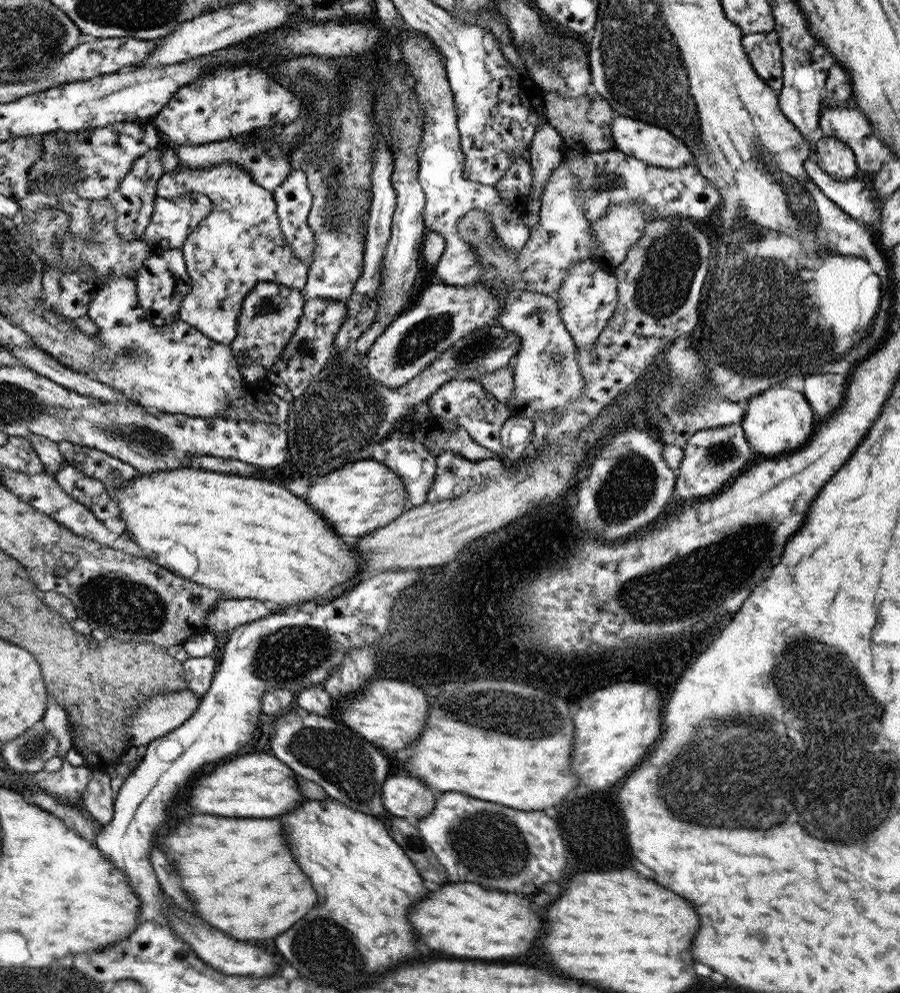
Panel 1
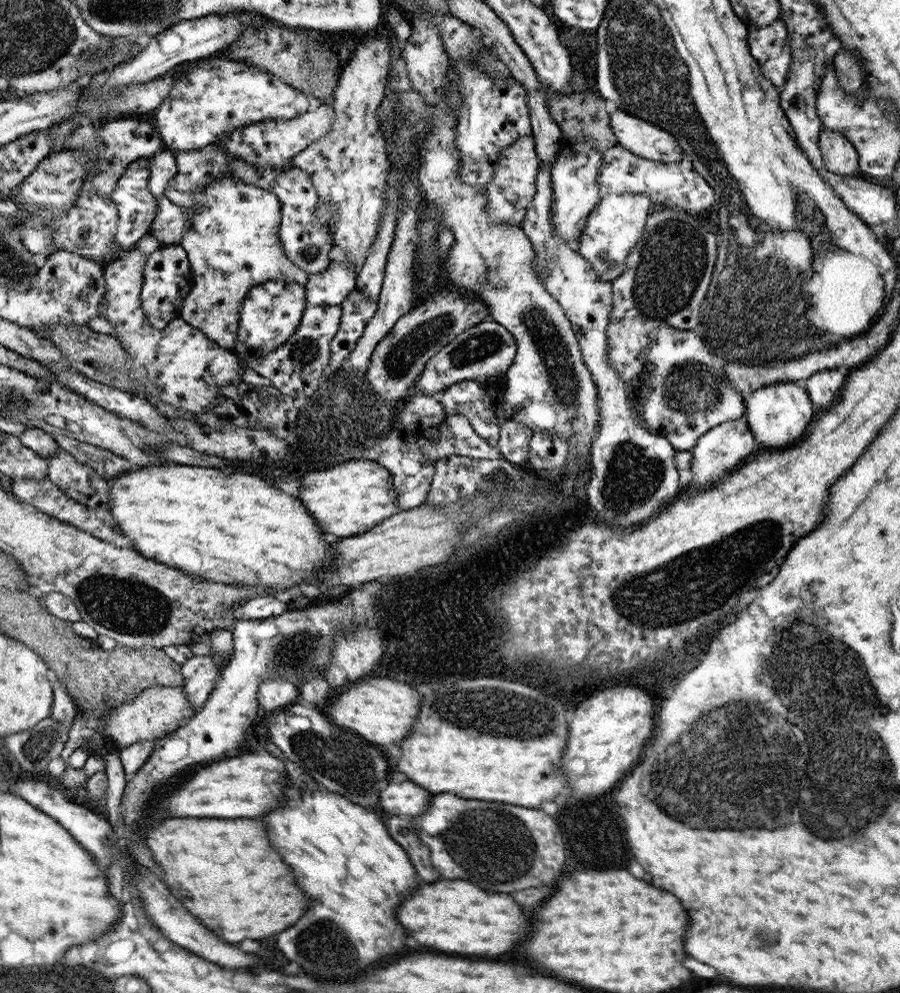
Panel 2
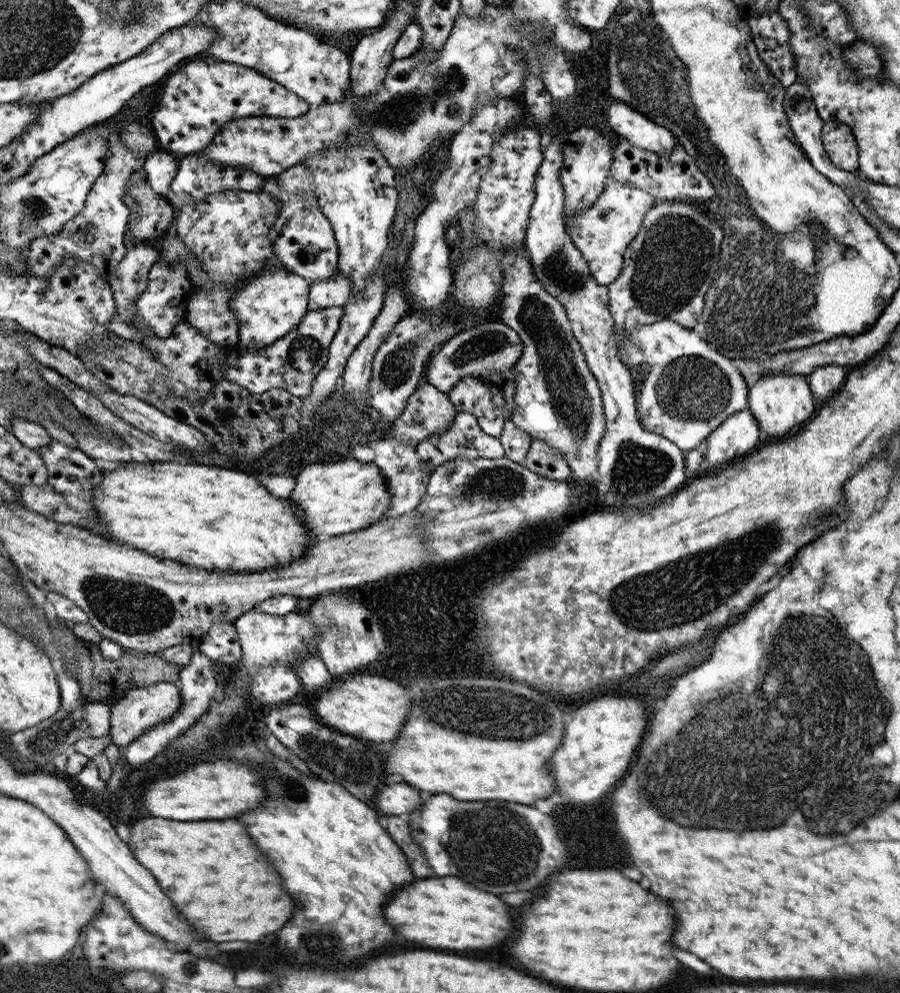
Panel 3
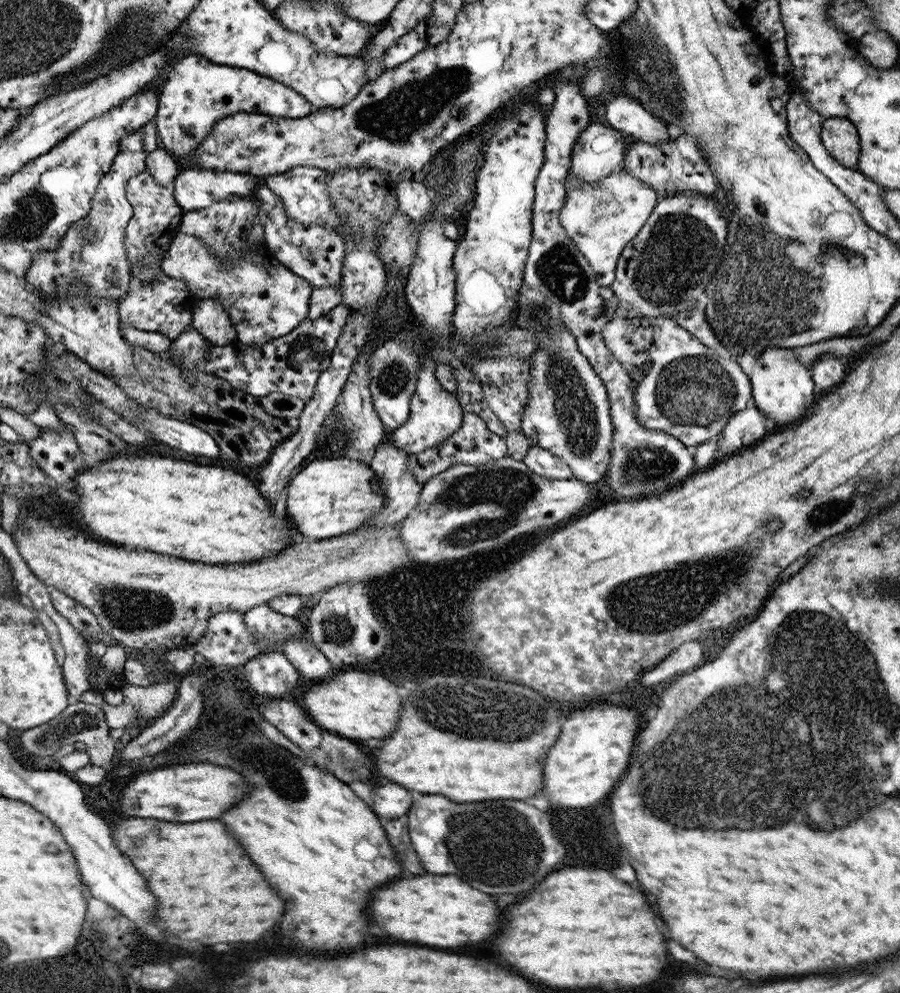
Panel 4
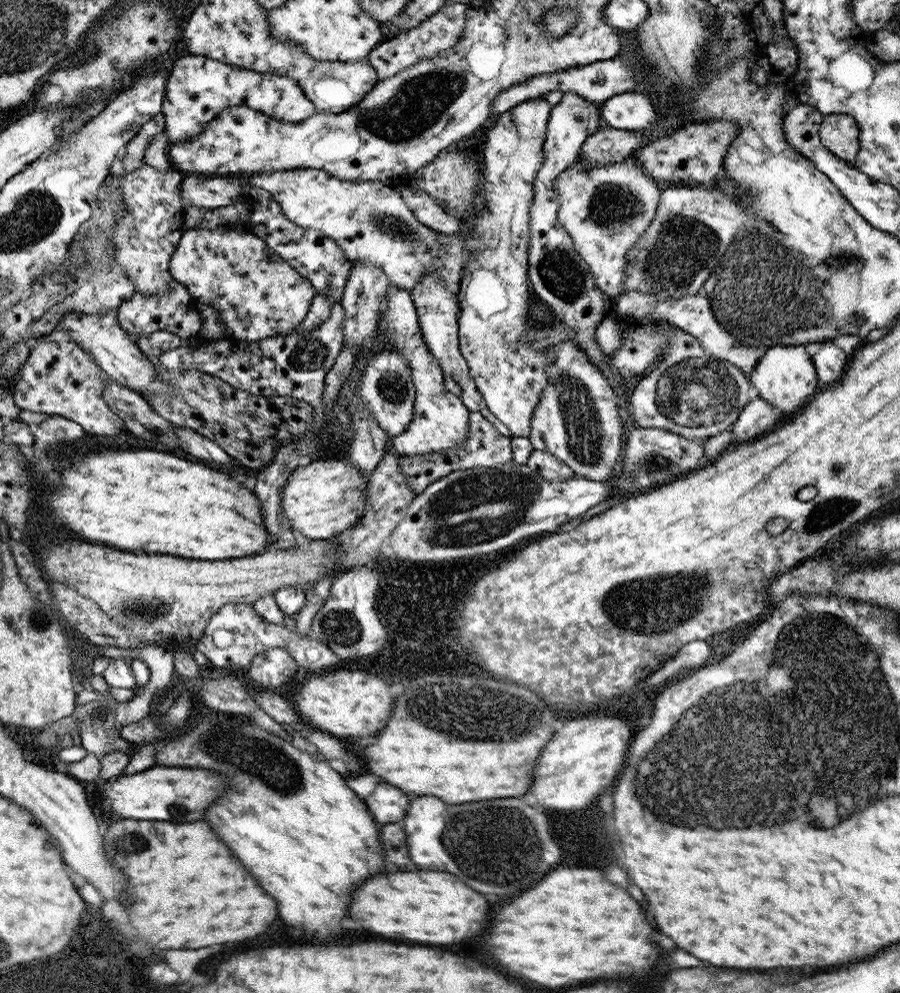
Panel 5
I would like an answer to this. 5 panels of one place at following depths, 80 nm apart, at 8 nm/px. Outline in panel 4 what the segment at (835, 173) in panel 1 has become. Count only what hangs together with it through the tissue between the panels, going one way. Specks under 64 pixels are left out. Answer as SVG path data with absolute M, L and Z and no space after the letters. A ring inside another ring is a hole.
M827 118L822 125L821 139L826 150L846 168L855 169L860 154L857 128L847 118Z

